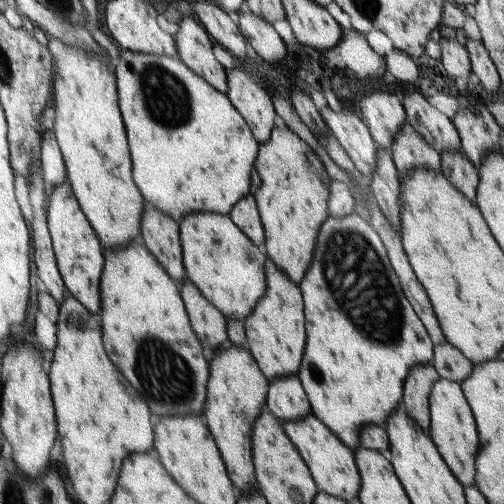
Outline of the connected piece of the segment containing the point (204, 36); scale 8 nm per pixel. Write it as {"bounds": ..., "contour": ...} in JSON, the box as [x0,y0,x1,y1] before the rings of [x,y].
{"bounds":[175,17,227,93],"contour":[[[191,17],[182,18],[178,24],[179,32],[175,42],[182,63],[215,90],[226,93],[227,72],[214,57],[214,42],[205,29]]]}

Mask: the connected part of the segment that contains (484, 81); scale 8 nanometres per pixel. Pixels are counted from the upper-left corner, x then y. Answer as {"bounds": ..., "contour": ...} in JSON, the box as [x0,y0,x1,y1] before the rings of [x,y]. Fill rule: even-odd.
{"bounds":[465,39,501,93],"contour":[[[468,39],[465,48],[471,61],[471,72],[476,75],[479,84],[486,92],[498,93],[498,88],[501,86],[501,79],[481,39]]]}

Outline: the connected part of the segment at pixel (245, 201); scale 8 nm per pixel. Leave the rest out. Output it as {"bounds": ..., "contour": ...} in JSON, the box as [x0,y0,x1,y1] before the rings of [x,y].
{"bounds":[228,192,265,248],"contour":[[[253,192],[243,197],[228,216],[254,245],[264,248],[265,233]]]}

